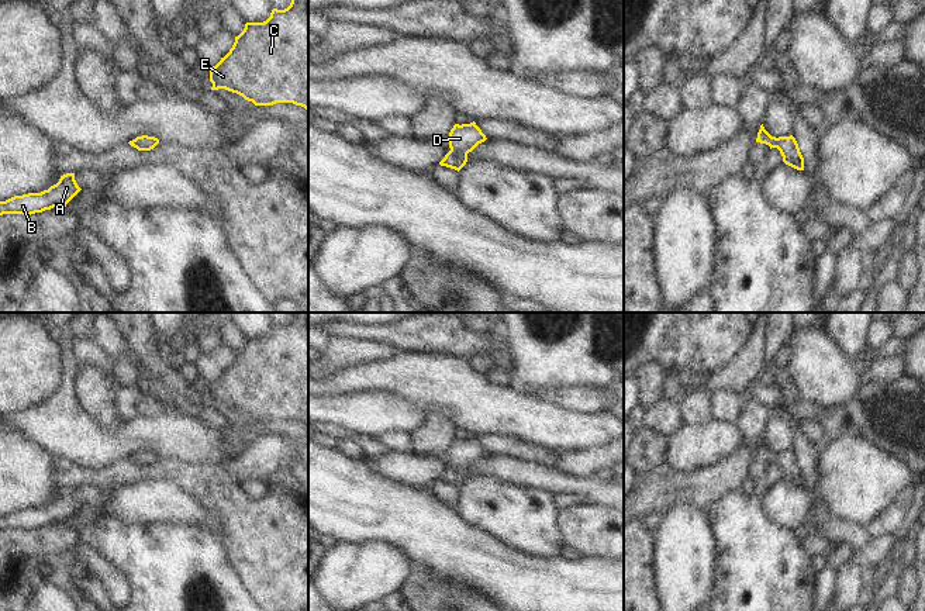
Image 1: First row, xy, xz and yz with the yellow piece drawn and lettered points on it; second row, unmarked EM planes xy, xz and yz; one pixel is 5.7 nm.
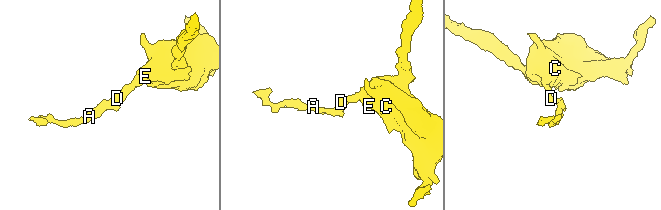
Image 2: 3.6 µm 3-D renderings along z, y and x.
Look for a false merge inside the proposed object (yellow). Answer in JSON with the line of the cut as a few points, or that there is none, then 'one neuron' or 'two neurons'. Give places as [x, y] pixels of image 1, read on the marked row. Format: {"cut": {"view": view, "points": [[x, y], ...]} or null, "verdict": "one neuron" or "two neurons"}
{"cut": null, "verdict": "one neuron"}

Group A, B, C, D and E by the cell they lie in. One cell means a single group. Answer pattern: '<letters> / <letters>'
A B C D E

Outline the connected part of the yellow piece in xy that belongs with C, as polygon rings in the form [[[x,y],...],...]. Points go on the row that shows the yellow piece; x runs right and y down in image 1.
[[[291,0],[284,10],[273,8],[263,23],[246,23],[244,31],[235,37],[229,52],[210,68],[211,90],[225,89],[242,96],[255,106],[293,103],[308,110],[308,0]]]

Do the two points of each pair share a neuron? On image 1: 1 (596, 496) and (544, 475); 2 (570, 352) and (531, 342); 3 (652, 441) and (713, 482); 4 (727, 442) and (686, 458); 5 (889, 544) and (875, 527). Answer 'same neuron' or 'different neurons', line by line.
1: same neuron
2: same neuron
3: different neurons
4: same neuron
5: different neurons

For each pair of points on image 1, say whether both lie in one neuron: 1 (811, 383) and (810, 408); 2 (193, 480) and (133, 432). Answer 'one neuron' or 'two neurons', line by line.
1: two neurons
2: two neurons

